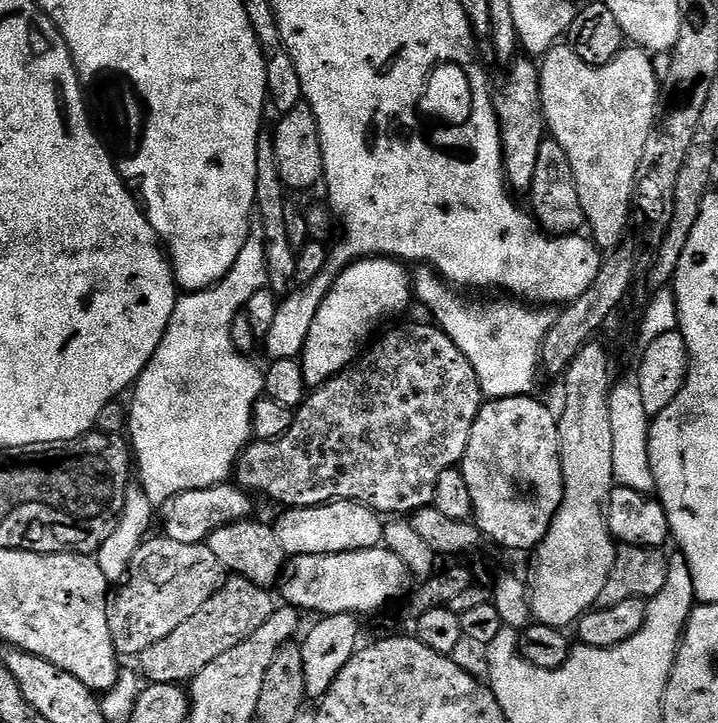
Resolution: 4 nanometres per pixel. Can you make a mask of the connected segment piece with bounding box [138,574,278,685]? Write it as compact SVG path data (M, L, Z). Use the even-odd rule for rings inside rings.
M229 575L212 595L210 602L198 610L198 614L186 618L178 630L166 634L162 642L154 642L154 646L140 653L138 668L143 679L148 684L183 685L191 682L199 672L206 670L206 666L210 666L210 662L214 662L214 658L218 658L218 654L234 650L238 642L250 638L258 626L264 625L266 618L276 613L278 604L272 601L272 594L269 589L260 588L246 578Z

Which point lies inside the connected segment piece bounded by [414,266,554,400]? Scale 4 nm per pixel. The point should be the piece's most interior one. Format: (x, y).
(503, 340)

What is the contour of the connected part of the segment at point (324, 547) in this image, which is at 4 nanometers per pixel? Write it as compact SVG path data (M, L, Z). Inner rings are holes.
M338 500L317 508L289 508L274 520L276 537L289 557L306 554L338 554L381 547L385 521L364 504Z

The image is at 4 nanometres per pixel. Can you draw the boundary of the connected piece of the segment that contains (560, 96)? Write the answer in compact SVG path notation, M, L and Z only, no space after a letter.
M560 42L539 61L544 122L551 139L556 140L558 146L566 150L566 158L570 158L578 198L584 211L584 223L596 247L601 250L615 250L625 239L632 194L636 191L638 162L642 158L646 140L657 124L658 76L656 80L652 60L653 57L639 47L628 46L606 66L595 68L582 62L582 58L578 58L567 43Z

